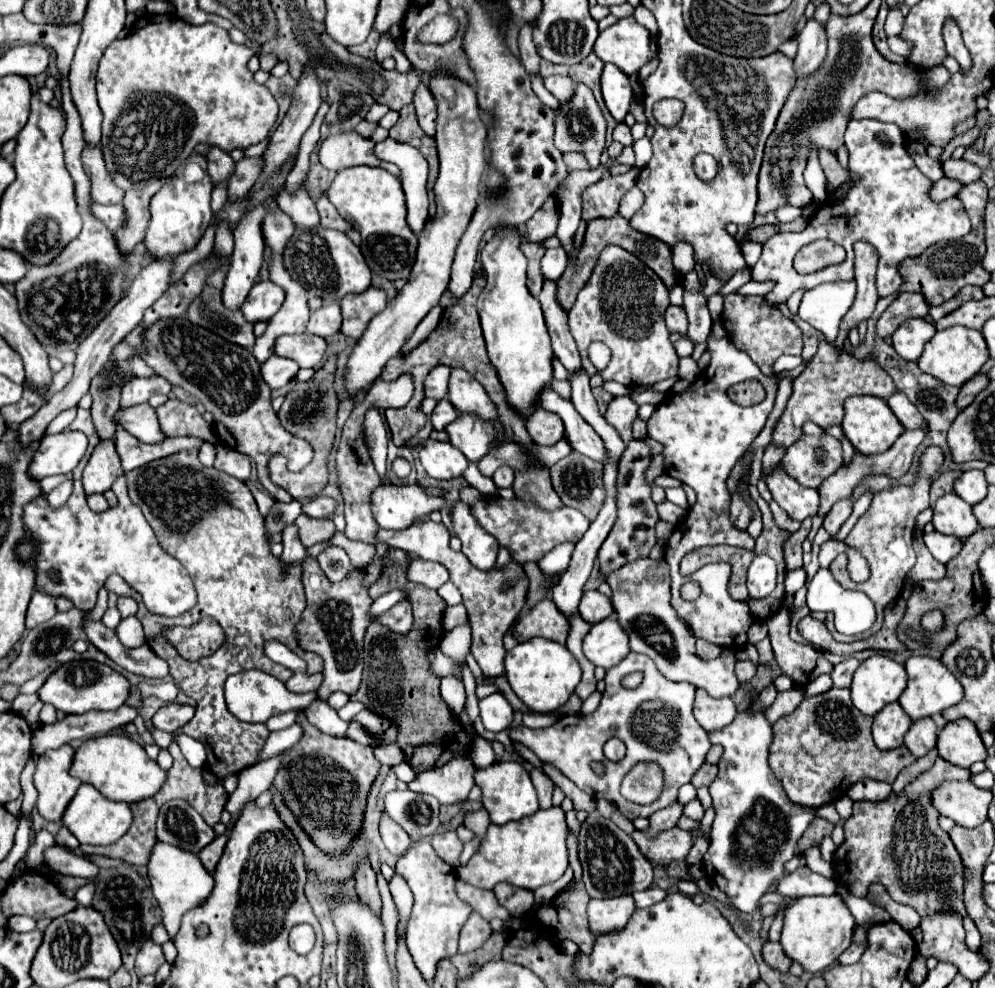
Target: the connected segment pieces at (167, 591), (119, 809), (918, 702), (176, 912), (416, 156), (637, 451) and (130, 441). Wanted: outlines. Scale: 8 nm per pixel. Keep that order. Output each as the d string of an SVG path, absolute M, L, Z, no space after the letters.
M120 476L112 485L118 498L114 508L106 512L90 512L82 484L74 482L74 492L60 508L52 508L44 496L34 498L24 508L24 528L30 534L28 542L16 546L20 560L34 560L36 592L52 598L68 598L76 608L90 610L96 604L96 594L110 574L120 574L144 600L152 614L180 616L196 602L196 592L188 570L170 554L166 554L150 524L144 520L127 492L126 477Z
M82 784L76 792L76 796L70 800L70 804L64 810L62 824L78 838L80 844L94 844L94 846L106 846L114 844L132 824L132 812L126 802L114 802L104 798L92 784Z
M912 656L912 658L908 658L906 672L908 672L908 688L902 692L898 702L912 720L920 720L920 718L940 714L942 710L958 704L964 696L964 688L958 682L958 678L940 660L936 660L932 656Z
M164 842L154 844L146 868L148 868L152 892L162 908L162 924L166 926L168 936L174 938L180 928L182 914L196 908L196 904L202 904L202 900L206 900L208 894L212 892L212 886L214 886L212 874L206 872L206 868L200 864L196 854L176 848L172 844L164 844Z
M390 136L374 144L374 156L398 166L402 188L406 194L408 224L412 232L418 234L428 220L428 196L426 196L428 162L426 158L422 156L422 152L416 152L414 146L392 140Z
M632 440L626 446L626 452L620 460L620 470L618 470L618 520L612 526L612 532L604 540L600 552L598 552L598 562L600 562L600 572L602 578L606 578L610 572L618 570L620 566L646 558L652 546L656 544L656 534L654 534L654 524L658 520L656 504L650 498L650 486L644 478L644 472L650 464L650 450L642 440Z
M116 428L116 450L120 454L124 472L130 472L130 470L144 466L156 458L170 456L178 450L188 450L194 446L202 446L202 440L180 436L180 438L166 438L158 444L144 444L144 442L136 440L132 434L128 434L126 430Z

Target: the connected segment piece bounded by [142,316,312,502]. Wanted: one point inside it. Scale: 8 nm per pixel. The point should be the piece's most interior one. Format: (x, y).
(226, 377)

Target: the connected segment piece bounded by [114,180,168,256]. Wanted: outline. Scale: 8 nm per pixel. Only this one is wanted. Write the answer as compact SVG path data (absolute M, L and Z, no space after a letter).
M158 180L140 190L126 192L124 202L122 202L126 210L126 220L122 226L114 230L114 238L122 256L128 256L134 250L134 246L144 240L148 220L150 220L150 212L148 212L150 198L160 190L160 184L166 184L166 182L168 180Z

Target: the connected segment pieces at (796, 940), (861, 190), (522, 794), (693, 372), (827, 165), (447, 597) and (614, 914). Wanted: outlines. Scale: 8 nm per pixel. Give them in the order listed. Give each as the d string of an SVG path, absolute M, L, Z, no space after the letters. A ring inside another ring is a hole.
M840 894L830 896L802 896L786 908L780 944L784 952L806 972L822 972L838 960L838 956L852 944L852 928L856 920L842 902Z
M850 120L844 134L844 146L848 148L848 170L858 176L856 180L852 180L852 188L848 188L846 198L834 206L824 204L822 210L818 210L816 216L810 218L808 226L802 232L785 232L772 236L762 246L762 256L752 268L754 282L766 282L766 280L774 282L774 288L762 296L774 308L786 302L796 290L812 290L814 286L824 282L854 280L852 244L858 240L870 242L878 250L880 260L876 270L876 290L878 290L878 298L884 298L896 294L904 282L896 270L900 260L904 260L906 256L916 258L936 242L956 240L970 232L968 214L956 196L940 204L930 200L928 192L934 182L928 176L924 176L910 158L906 150L904 132L896 124L886 124L878 120ZM880 132L892 138L890 148L878 142L876 134ZM820 238L840 244L846 250L846 260L838 266L828 266L814 274L806 274L806 276L798 274L792 268L792 260L796 252L802 246Z
M498 762L490 768L476 770L476 784L482 788L482 804L494 824L506 824L510 820L522 820L538 810L536 788L528 770L520 762Z
M680 358L678 376L688 380L688 382L694 382L698 378L698 364L696 364L696 360L694 358Z
M822 150L820 152L820 164L822 164L822 170L824 170L826 180L828 180L830 186L838 188L844 180L848 180L848 170L842 168L842 164L836 158L836 152Z
M452 582L444 584L442 588L438 588L438 594L444 598L444 602L446 602L448 606L454 606L454 604L460 604L460 602L462 602L462 596L460 596L458 588L456 588Z
M630 894L616 896L616 898L604 898L604 900L590 900L588 902L590 930L596 934L602 934L614 928L622 928L628 924L634 910L636 906Z

